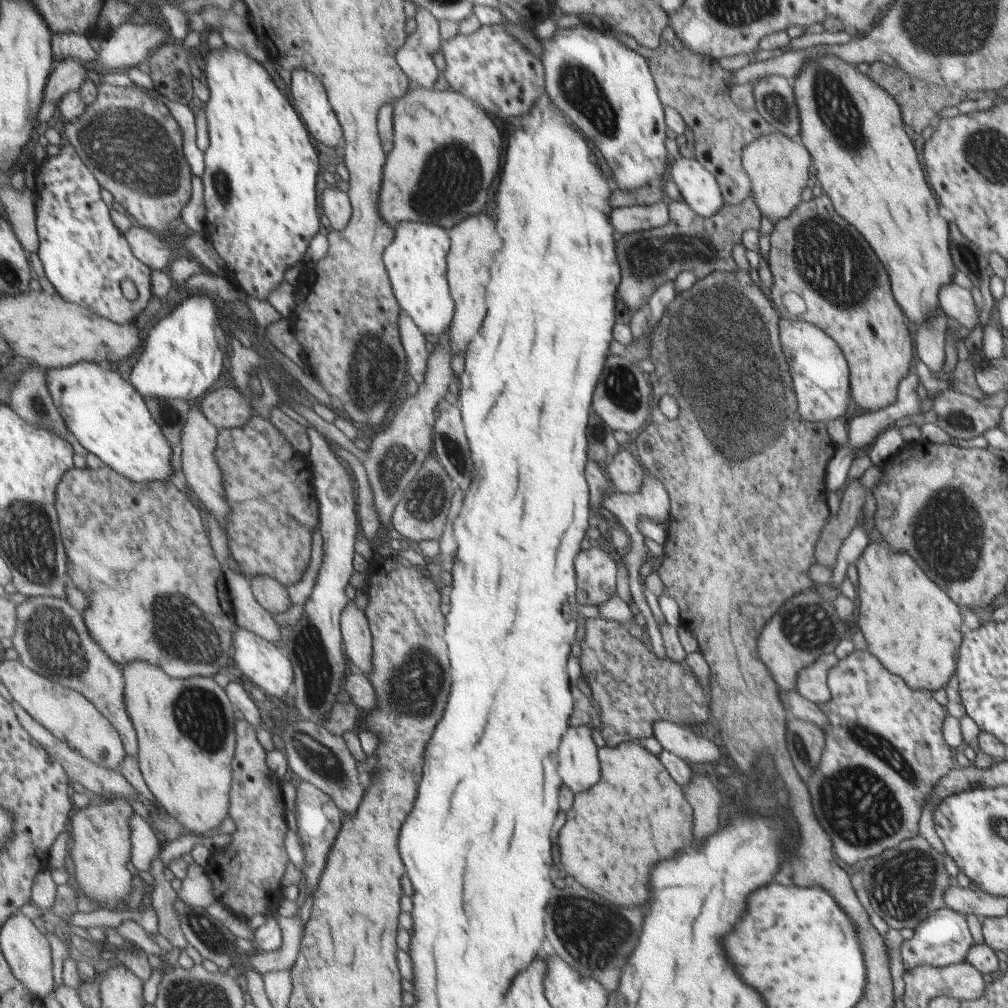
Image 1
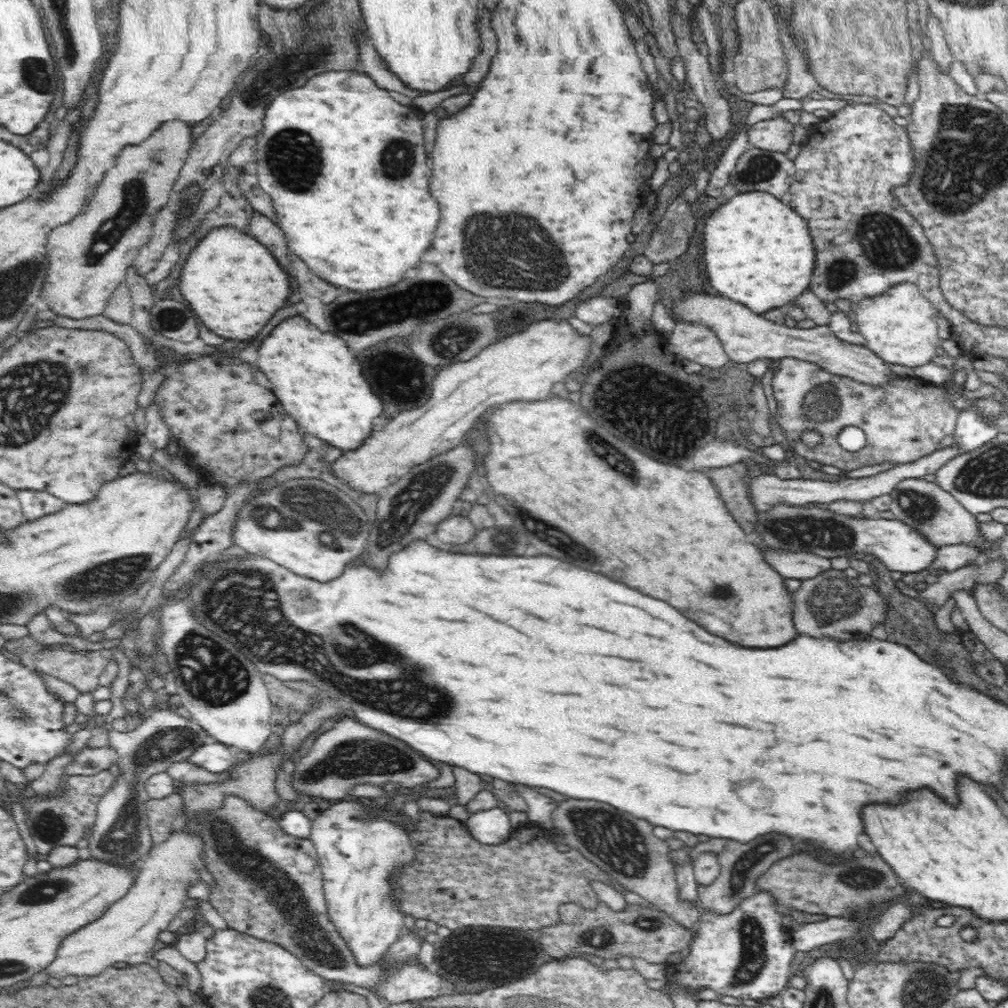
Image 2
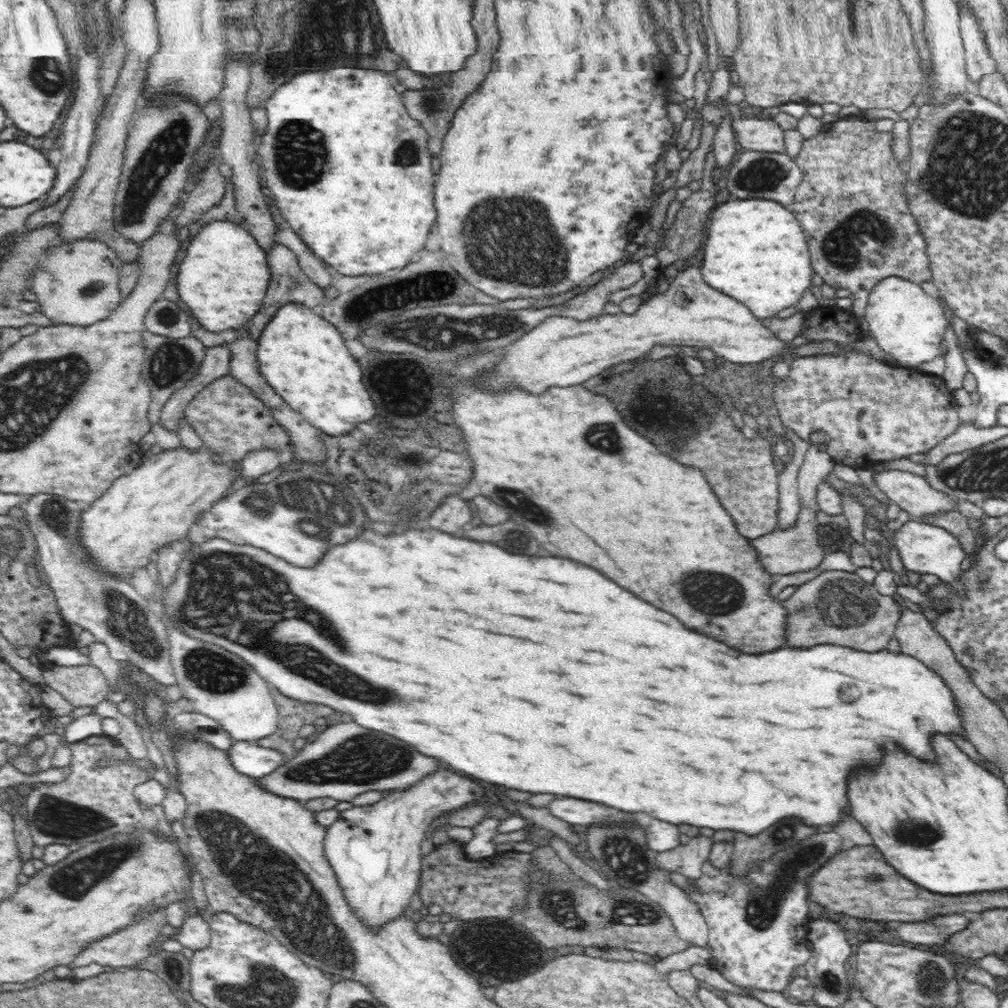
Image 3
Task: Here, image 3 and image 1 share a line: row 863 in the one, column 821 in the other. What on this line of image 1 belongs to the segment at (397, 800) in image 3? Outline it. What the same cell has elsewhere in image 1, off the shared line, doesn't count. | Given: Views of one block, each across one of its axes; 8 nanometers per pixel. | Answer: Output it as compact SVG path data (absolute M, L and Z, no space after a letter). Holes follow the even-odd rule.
M781 317L781 348L785 360L788 360L789 372L792 373L793 388L797 394L797 408L805 420L827 422L845 414L849 402L847 366L839 347L825 332L817 326L793 318Z

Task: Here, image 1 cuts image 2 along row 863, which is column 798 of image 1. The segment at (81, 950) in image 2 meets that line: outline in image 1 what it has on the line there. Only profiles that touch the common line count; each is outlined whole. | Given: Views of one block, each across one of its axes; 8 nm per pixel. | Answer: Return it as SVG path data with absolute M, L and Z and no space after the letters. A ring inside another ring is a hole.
M772 130L757 136L753 142L746 144L740 152L741 166L751 182L750 196L761 211L761 216L771 224L786 218L799 204L799 192L807 184L811 158L801 146L799 138L787 138L785 134Z

